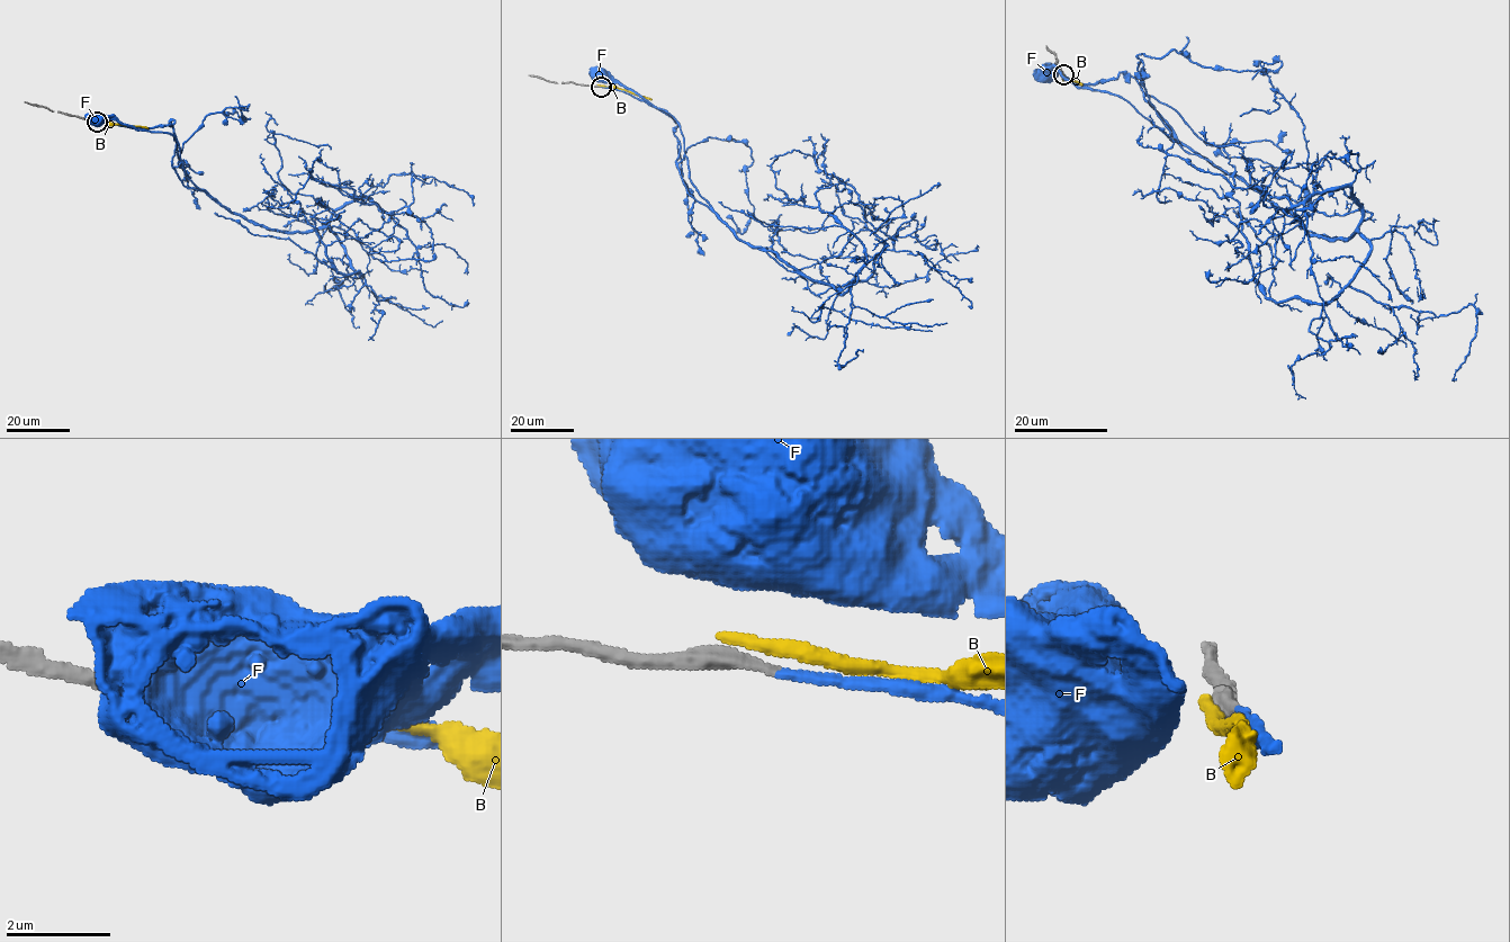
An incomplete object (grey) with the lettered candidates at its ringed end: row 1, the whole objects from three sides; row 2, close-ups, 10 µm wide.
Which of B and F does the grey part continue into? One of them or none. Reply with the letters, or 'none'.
F

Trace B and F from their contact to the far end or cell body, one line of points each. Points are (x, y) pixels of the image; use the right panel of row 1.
B: (1061, 73), (1081, 84)
F: (1063, 74), (1082, 87), (1077, 87), (1058, 72), (1051, 78), (1046, 74)

